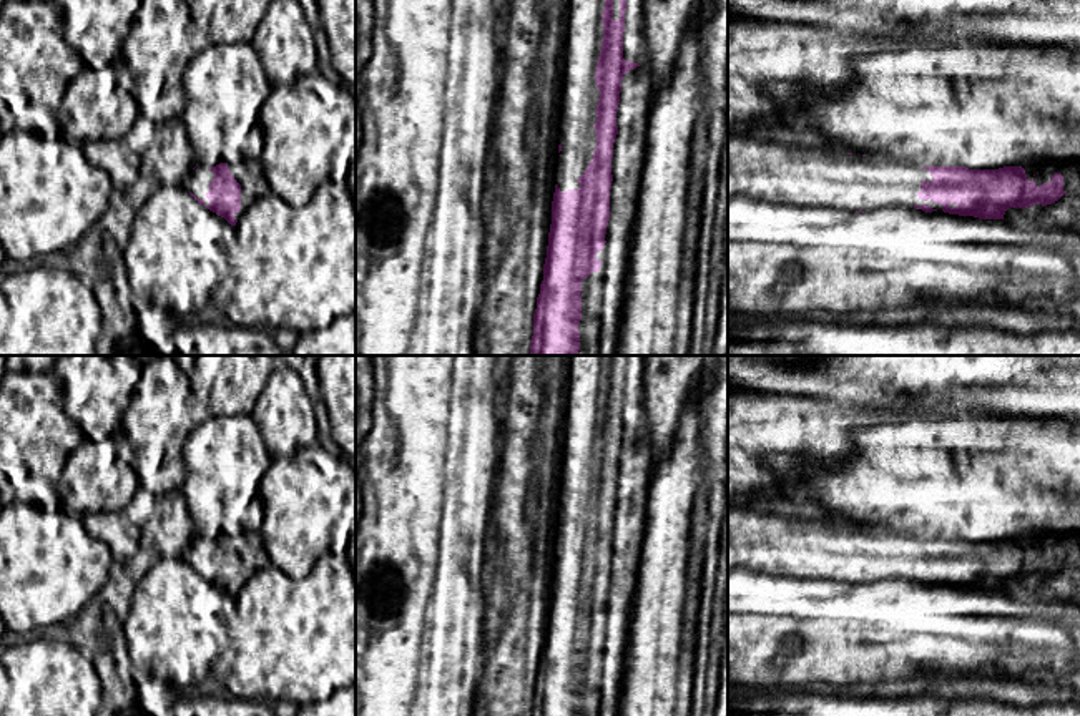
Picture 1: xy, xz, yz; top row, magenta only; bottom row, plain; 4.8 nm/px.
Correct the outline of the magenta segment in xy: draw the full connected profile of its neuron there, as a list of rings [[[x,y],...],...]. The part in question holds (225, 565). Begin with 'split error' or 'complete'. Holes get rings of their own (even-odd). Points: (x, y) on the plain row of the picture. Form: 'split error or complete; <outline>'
split error; [[[259,530],[234,537],[196,537],[183,558],[199,576],[224,590],[231,598],[236,598],[256,571],[271,565]]]

